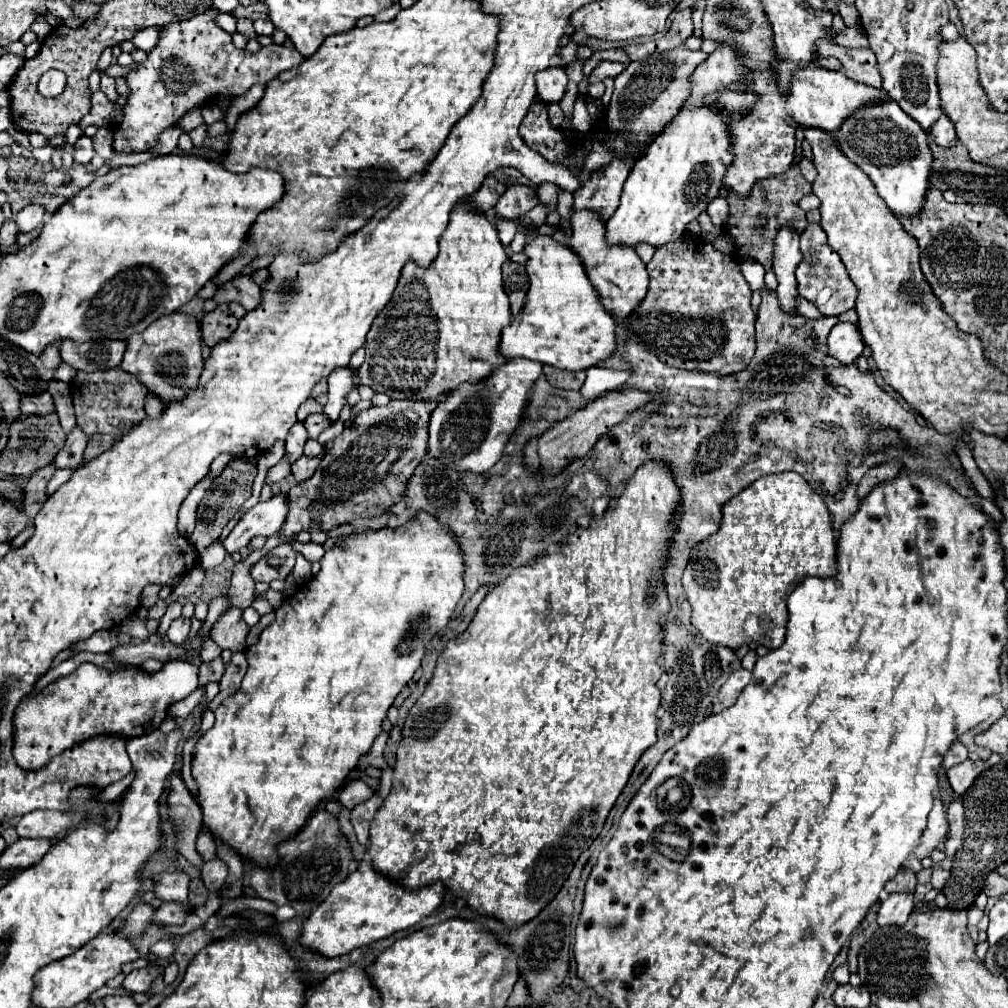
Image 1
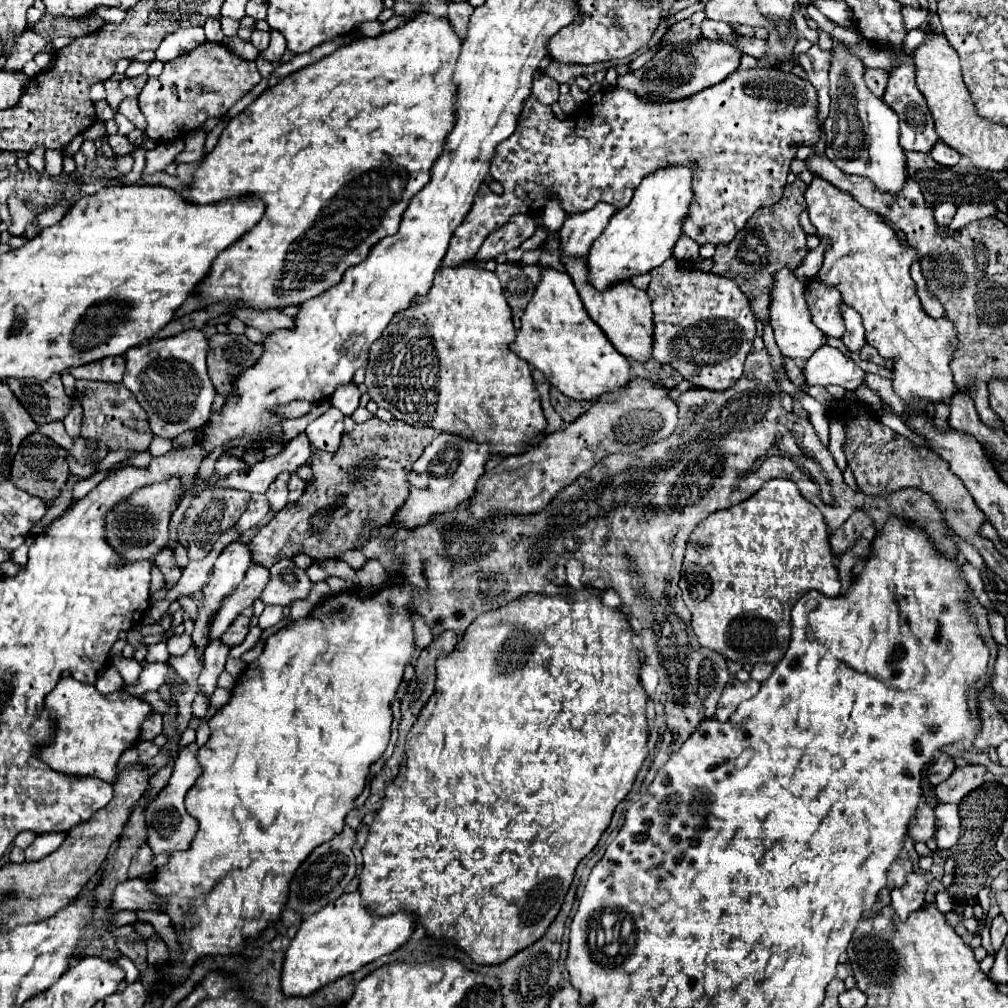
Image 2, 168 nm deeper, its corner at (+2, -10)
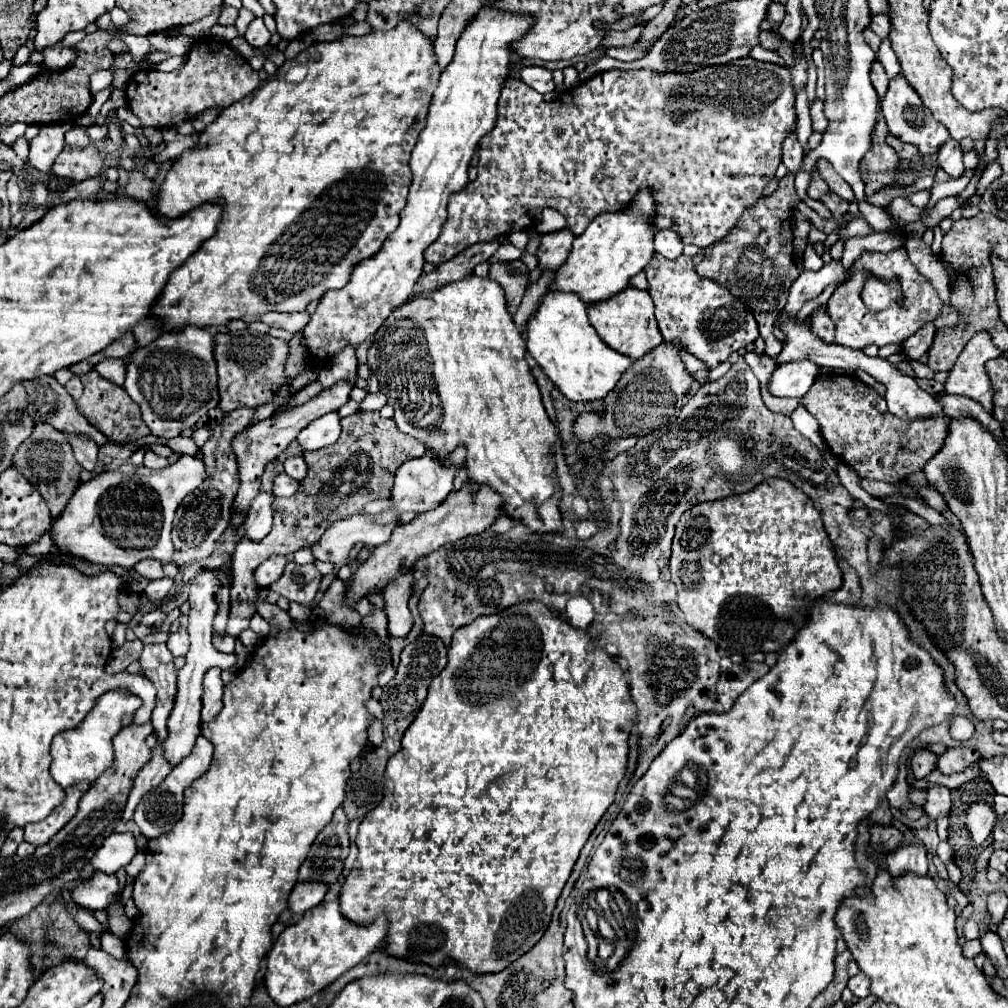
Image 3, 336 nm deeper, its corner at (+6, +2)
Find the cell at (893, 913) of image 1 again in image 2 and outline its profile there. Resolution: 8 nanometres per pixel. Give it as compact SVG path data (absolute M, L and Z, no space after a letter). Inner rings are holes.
M913 873L907 877L907 883L901 889L891 891L891 907L895 915L905 921L909 913L917 911L925 901L925 891L927 891L927 879Z

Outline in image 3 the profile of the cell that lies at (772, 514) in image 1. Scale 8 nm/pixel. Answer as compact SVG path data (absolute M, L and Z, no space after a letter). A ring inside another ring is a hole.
M765 479L763 483L759 483L755 489L743 493L743 495L731 495L731 497L723 497L717 501L705 501L705 503L697 503L695 507L691 507L689 511L683 513L683 517L677 523L677 531L673 537L673 553L669 559L669 571L671 571L671 581L677 587L677 605L683 611L687 623L707 635L713 643L717 643L721 649L729 651L729 653L739 653L739 655L749 655L749 653L769 653L769 651L781 651L785 645L789 645L797 631L805 627L805 623L809 621L809 605L817 599L821 599L823 595L837 591L843 585L841 579L841 569L837 565L835 559L835 551L833 551L833 543L823 527L821 521L821 513L813 507L811 499L807 495L803 495L803 491L795 489L787 479Z

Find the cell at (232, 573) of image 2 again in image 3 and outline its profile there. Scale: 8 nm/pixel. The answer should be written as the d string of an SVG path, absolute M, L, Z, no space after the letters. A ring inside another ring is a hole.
M223 567L217 569L217 573L209 573L209 571L201 571L189 585L189 623L187 623L187 633L191 637L191 647L189 653L185 655L185 665L183 669L177 673L177 695L175 695L175 707L169 715L167 721L167 739L163 743L165 749L165 759L171 767L179 765L195 747L197 737L201 735L201 695L203 695L203 675L211 669L211 667L221 667L221 669L229 669L235 665L235 655L225 655L219 653L213 643L211 643L211 633L213 633L213 617L217 611L217 603L215 603L215 591L219 591L221 581L219 577L223 577Z

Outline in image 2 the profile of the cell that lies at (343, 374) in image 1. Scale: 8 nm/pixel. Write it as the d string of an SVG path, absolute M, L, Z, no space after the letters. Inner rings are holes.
M329 407L319 419L311 421L305 429L311 445L323 451L337 451L343 435L343 419L345 415L339 409Z

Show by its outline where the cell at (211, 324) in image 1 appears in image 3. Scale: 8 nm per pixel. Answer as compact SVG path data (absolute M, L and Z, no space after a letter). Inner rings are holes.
M219 333L215 335L215 357L219 371L219 409L223 413L239 407L257 409L271 403L275 393L289 383L285 377L285 363L289 359L289 345L267 333Z

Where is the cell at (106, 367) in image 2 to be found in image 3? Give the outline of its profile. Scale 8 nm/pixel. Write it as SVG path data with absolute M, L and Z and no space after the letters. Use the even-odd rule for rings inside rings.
M103 359L101 363L97 363L95 365L95 371L99 373L99 375L103 375L105 379L109 379L111 383L117 383L117 385L121 385L123 387L123 383L125 383L125 363L123 363L123 359Z

